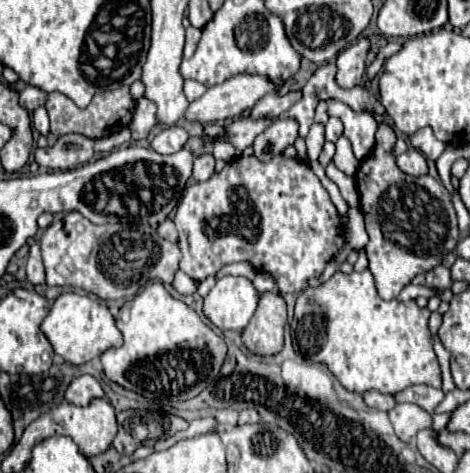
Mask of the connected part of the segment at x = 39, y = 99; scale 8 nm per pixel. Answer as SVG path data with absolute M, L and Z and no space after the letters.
M28 85L28 87L20 93L20 105L22 105L24 109L38 109L38 107L42 107L44 103L46 103L46 93L40 91L38 87Z

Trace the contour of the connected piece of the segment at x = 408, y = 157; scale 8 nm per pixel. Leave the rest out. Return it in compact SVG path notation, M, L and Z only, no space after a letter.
M408 147L406 153L398 155L398 167L408 173L408 175L426 175L428 173L428 167L426 167L426 157L414 149L414 147Z

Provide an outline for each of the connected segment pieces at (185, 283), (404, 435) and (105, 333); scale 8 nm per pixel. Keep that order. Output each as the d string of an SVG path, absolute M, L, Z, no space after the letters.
M178 271L176 277L174 277L174 281L172 281L172 287L174 287L178 293L182 293L182 295L186 295L186 293L196 293L196 291L192 291L192 285L194 285L194 289L196 289L198 283L194 283L194 281L192 281L186 273L182 273L182 271Z
M396 403L394 409L388 411L390 423L398 439L408 443L418 431L432 427L432 415L412 403Z
M62 293L54 301L48 317L42 321L42 331L52 343L54 353L74 365L88 363L94 357L102 355L106 349L118 347L122 343L122 333L118 331L108 307L88 295L78 293Z

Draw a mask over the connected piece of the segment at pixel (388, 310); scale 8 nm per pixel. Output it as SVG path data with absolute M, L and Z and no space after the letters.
M338 271L320 287L304 289L296 299L294 319L296 319L294 335L296 335L298 353L304 359L324 363L330 369L330 373L340 381L340 385L348 391L362 393L374 389L386 395L396 395L398 391L418 383L430 387L442 385L440 367L438 367L436 353L432 349L432 335L428 329L430 311L420 309L416 301L406 301L406 303L398 299L384 301L376 291L370 271L362 271L362 273L352 271L348 275Z

